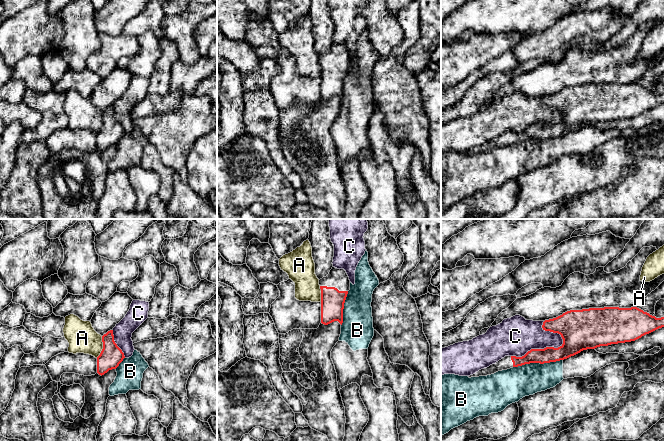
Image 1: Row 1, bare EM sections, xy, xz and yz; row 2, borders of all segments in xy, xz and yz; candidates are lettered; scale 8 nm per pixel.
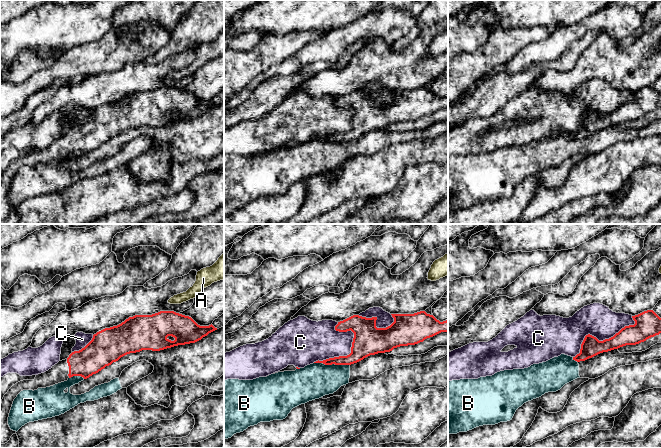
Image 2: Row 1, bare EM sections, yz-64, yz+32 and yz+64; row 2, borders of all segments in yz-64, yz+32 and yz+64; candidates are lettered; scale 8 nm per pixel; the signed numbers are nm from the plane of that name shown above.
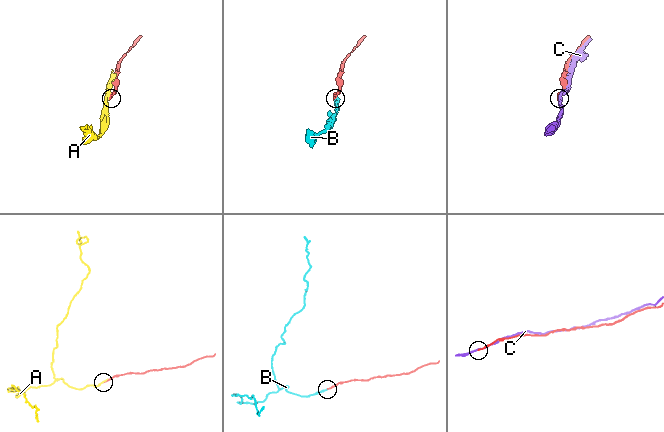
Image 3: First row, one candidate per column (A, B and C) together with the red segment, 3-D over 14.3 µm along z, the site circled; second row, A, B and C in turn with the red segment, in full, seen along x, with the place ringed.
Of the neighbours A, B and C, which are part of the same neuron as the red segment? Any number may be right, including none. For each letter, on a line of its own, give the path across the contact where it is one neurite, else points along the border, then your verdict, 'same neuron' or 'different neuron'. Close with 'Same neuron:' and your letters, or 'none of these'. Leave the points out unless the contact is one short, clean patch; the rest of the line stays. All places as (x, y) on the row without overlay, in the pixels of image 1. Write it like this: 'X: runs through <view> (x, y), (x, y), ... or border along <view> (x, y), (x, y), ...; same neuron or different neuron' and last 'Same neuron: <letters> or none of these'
A: different neuron
B: border along yz (562, 135), (543, 139), (525, 139), (513, 143); different neuron
C: different neuron
Same neuron: none of these

